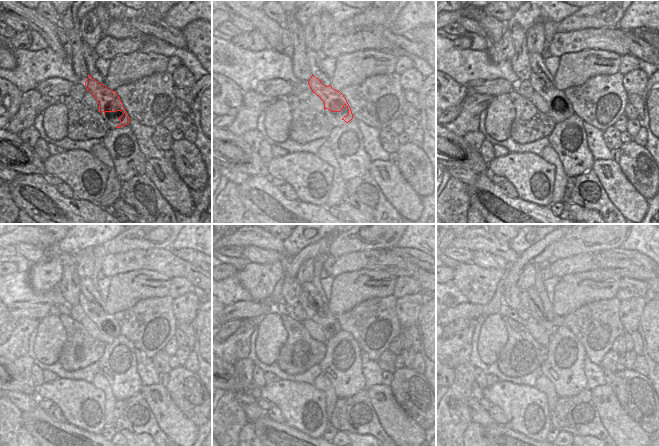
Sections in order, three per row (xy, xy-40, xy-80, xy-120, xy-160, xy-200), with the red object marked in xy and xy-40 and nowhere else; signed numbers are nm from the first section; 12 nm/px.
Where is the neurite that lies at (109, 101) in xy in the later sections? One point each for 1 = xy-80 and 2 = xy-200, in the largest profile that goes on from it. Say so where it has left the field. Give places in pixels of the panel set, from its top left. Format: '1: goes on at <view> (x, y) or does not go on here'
1: goes on at xy-80 (555, 99)
2: goes on at xy-200 (537, 315)

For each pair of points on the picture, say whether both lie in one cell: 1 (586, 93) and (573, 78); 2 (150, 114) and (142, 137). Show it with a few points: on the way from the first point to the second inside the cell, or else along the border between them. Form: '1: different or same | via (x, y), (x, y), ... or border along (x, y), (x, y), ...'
1: different | border along (600, 75), (564, 91)
2: different | border along (130, 118), (154, 128)

